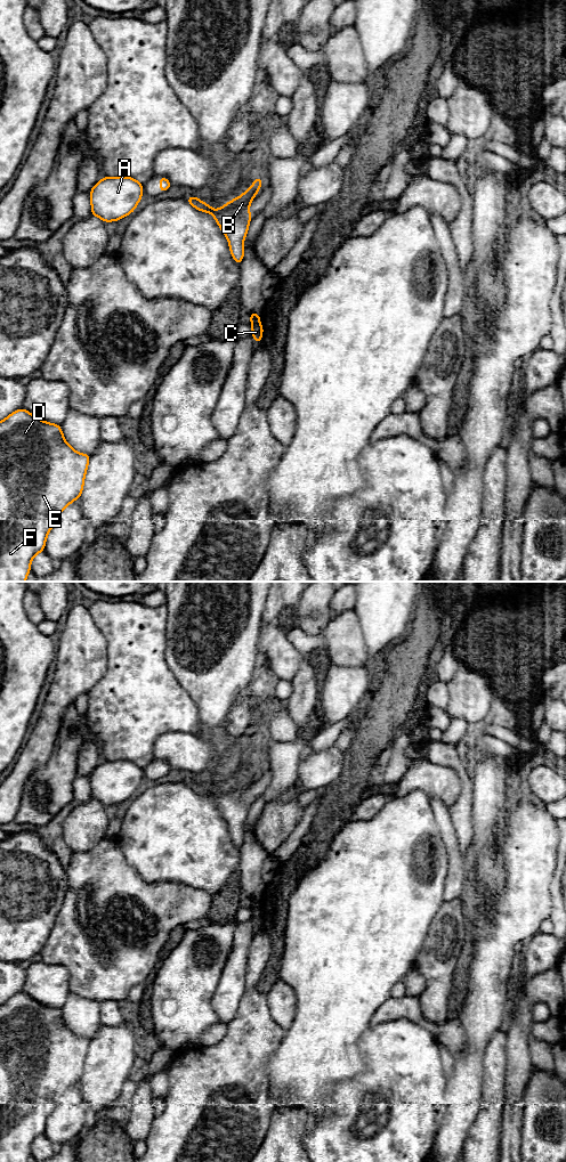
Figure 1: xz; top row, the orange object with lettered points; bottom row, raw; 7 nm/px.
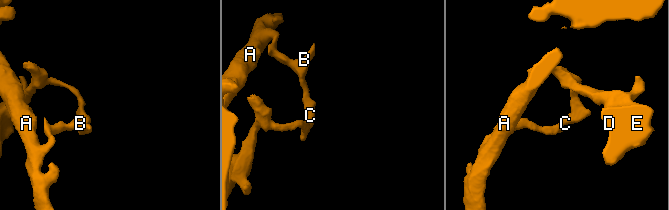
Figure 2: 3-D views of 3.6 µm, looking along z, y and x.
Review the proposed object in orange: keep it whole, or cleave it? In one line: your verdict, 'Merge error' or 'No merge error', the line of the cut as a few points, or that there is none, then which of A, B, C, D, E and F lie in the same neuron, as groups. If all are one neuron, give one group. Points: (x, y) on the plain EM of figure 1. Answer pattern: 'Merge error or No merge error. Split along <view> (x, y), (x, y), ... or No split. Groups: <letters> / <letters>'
Merge error. Split along xz (258, 903), (251, 907). Groups: A B / C D E F

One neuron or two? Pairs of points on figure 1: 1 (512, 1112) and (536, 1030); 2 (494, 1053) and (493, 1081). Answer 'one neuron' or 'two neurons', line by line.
1: two neurons
2: one neuron

